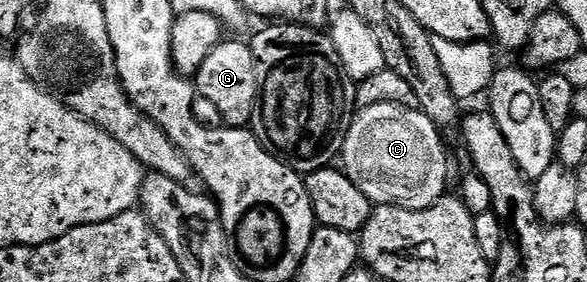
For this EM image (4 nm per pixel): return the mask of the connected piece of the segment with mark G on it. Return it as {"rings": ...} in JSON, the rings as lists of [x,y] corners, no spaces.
{"rings":[[[245,41],[218,43],[195,76],[195,91],[222,115],[224,122],[231,127],[248,128],[253,118],[253,104],[257,98],[257,62],[252,46]]]}

